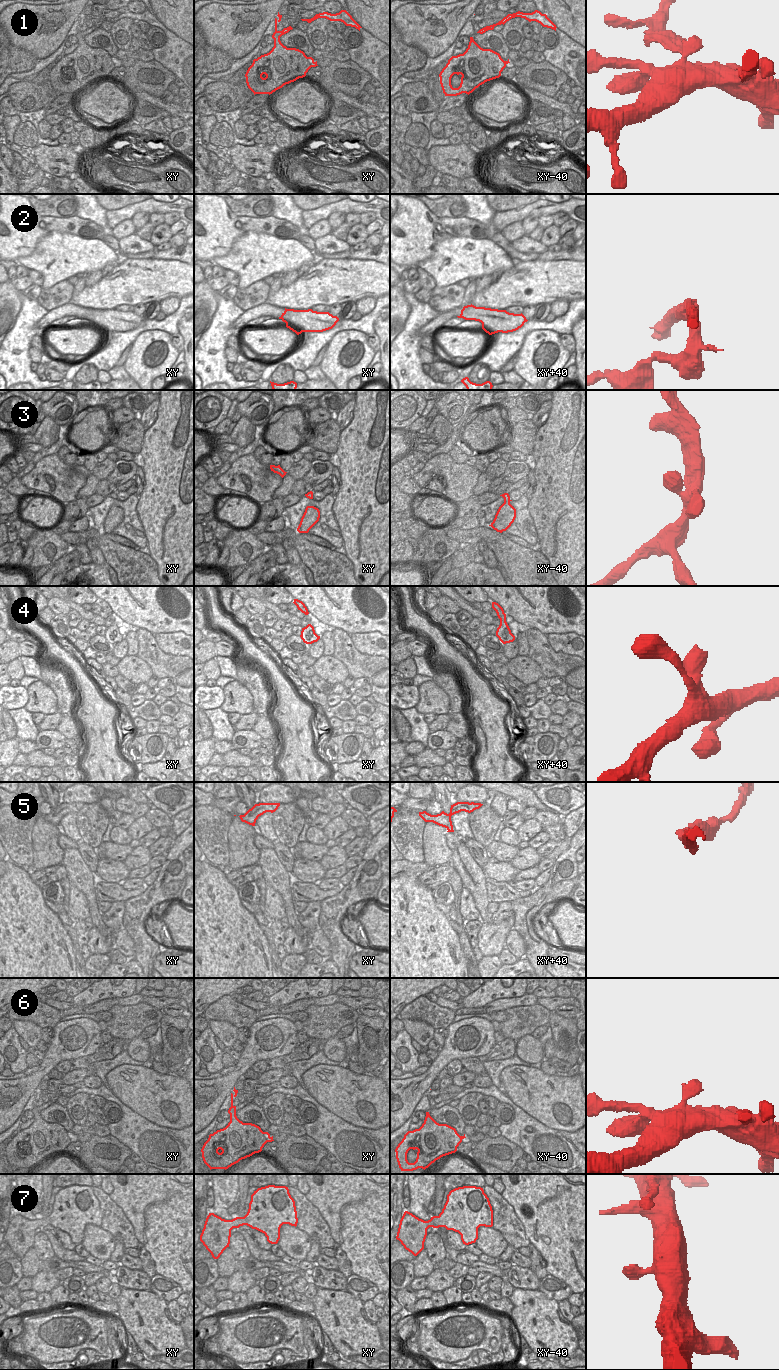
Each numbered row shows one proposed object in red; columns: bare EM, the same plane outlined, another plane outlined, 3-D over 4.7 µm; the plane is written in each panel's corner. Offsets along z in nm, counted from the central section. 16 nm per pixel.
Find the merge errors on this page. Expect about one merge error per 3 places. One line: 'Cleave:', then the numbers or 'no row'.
Cleave: 1, 2

